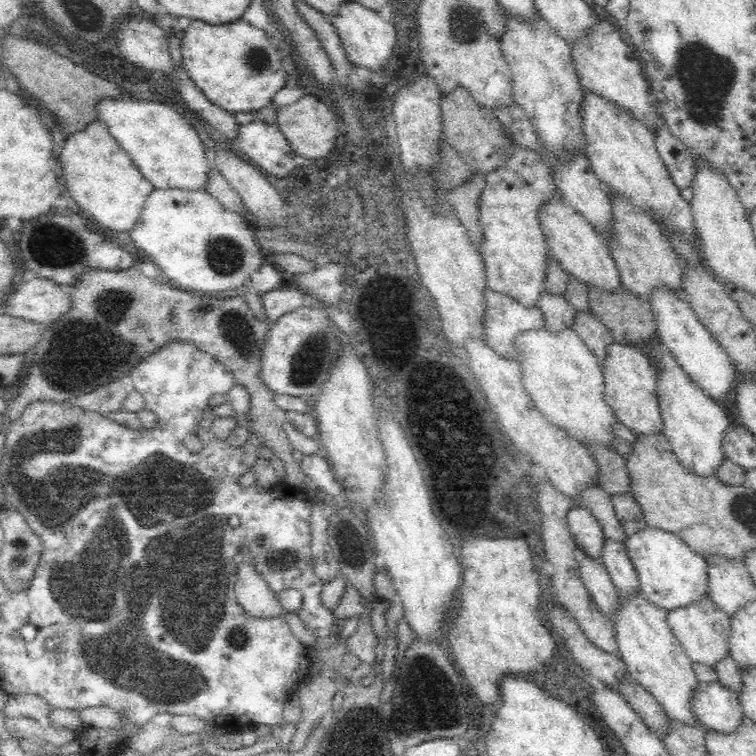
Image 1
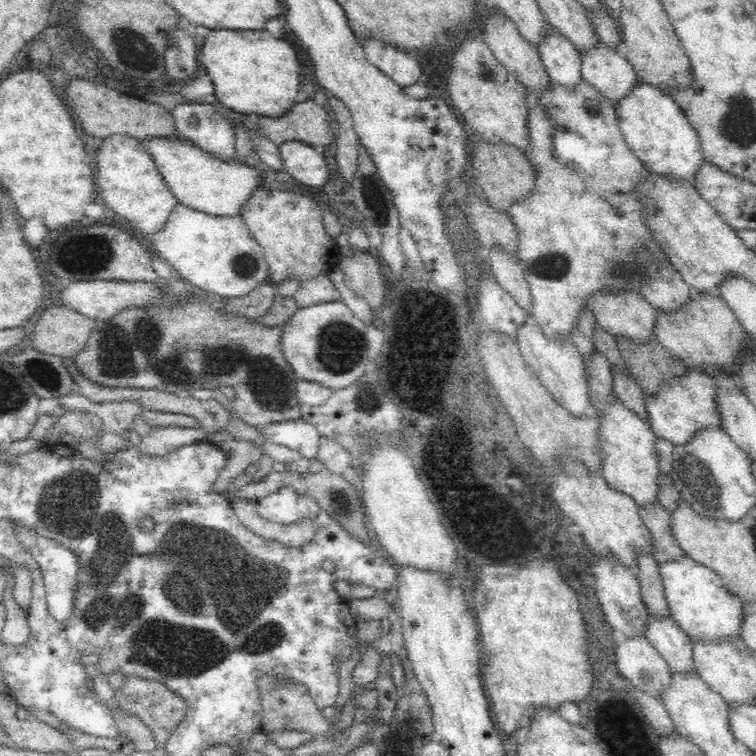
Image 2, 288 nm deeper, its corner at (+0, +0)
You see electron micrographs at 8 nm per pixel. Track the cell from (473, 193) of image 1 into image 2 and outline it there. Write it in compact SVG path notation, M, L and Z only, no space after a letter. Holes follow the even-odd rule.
M486 248L486 258L490 264L490 272L496 282L518 302L518 306L530 314L532 310L532 294L524 276L524 268L518 264L516 256L510 256L502 248Z

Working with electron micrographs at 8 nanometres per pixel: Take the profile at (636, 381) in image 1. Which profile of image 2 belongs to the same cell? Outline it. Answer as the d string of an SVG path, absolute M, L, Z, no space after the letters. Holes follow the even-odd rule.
M690 370L684 378L674 378L666 382L654 398L644 398L648 408L648 424L656 438L672 442L674 446L688 444L702 430L724 430L724 422L720 422L722 414L716 404L718 380L704 370Z

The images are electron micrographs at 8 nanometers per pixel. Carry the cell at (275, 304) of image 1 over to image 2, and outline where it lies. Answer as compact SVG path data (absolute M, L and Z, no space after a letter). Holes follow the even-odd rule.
M316 276L306 280L298 292L294 292L292 296L296 300L296 304L300 308L312 306L312 304L320 304L320 302L342 302L340 292L336 290L336 286L332 284L330 278L326 276Z

